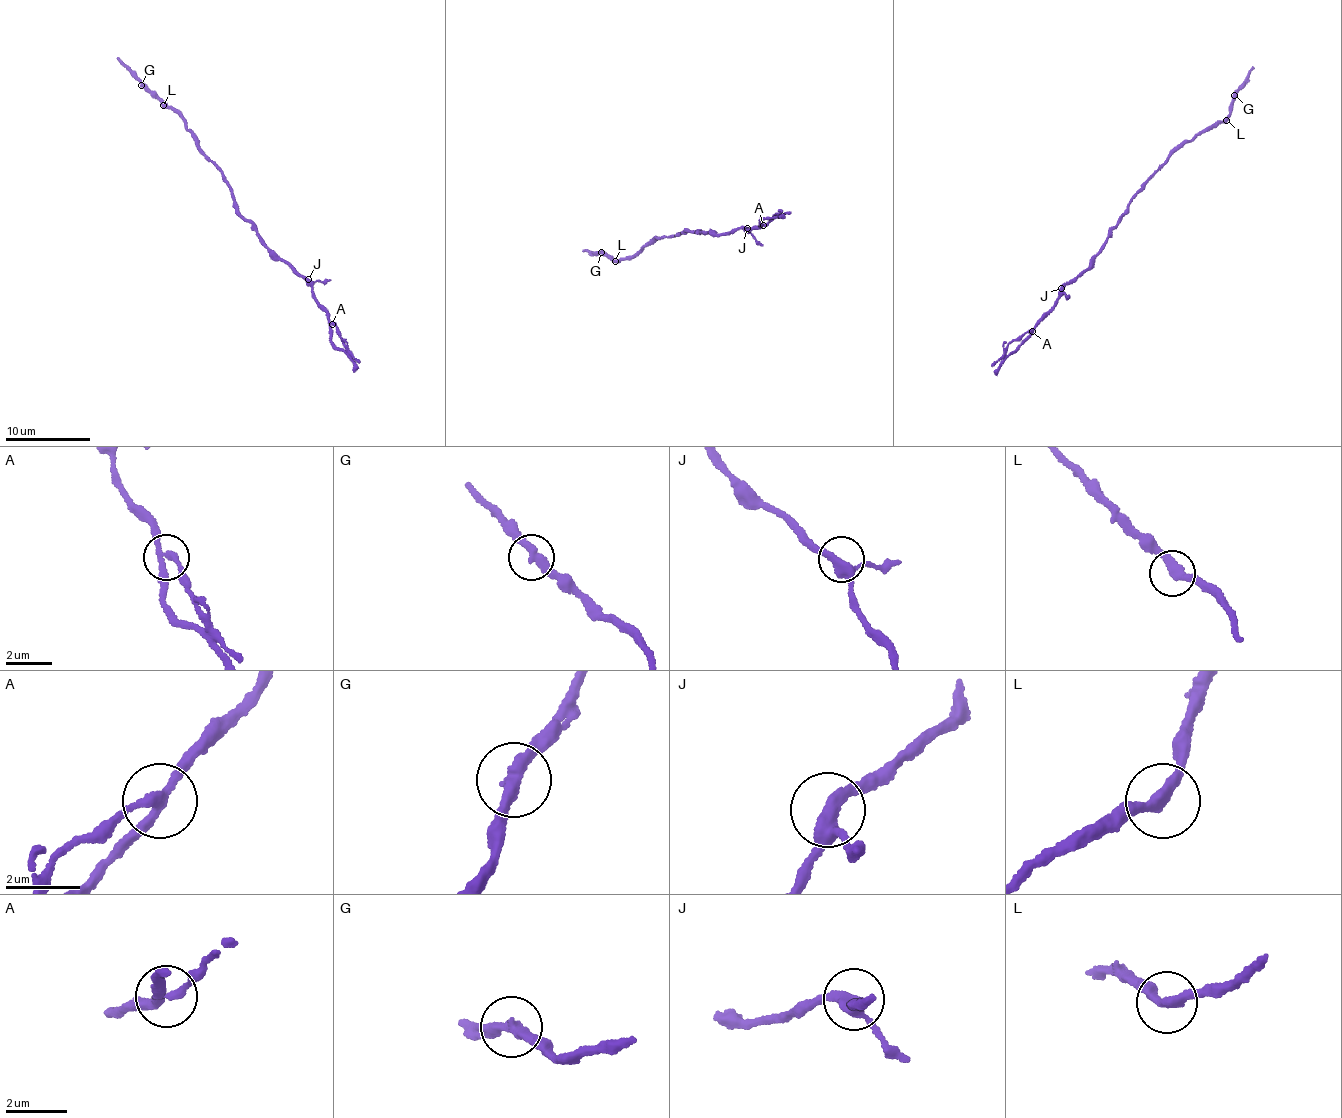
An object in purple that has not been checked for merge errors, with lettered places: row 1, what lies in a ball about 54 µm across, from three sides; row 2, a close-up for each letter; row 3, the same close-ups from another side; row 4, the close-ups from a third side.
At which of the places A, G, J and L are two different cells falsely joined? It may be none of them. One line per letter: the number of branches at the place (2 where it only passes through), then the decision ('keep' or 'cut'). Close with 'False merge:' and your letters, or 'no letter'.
A: 3 branches meet; cut
G: 2 branches meet; keep
J: 3 branches meet; keep
L: 2 branches meet; keep
False merge: A

